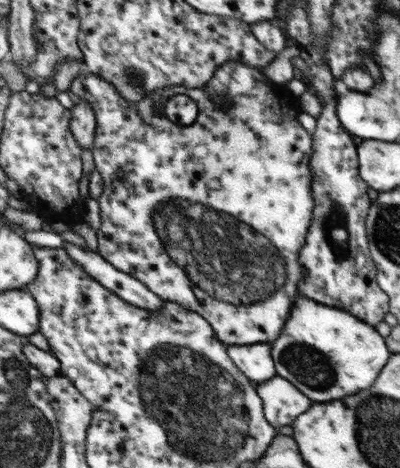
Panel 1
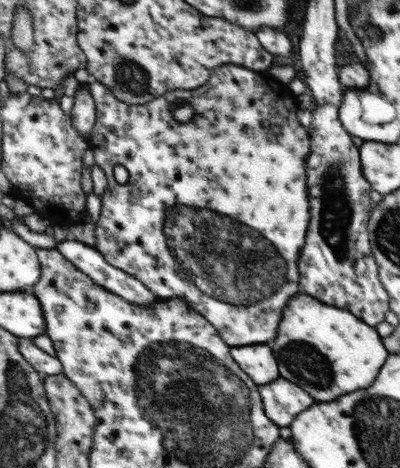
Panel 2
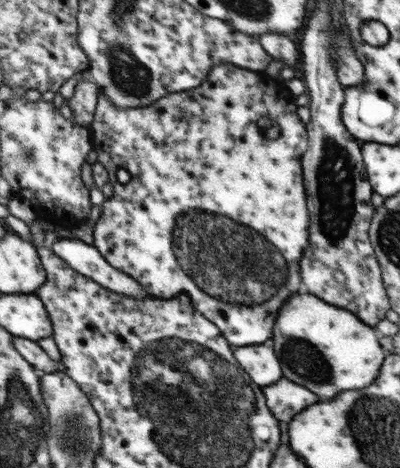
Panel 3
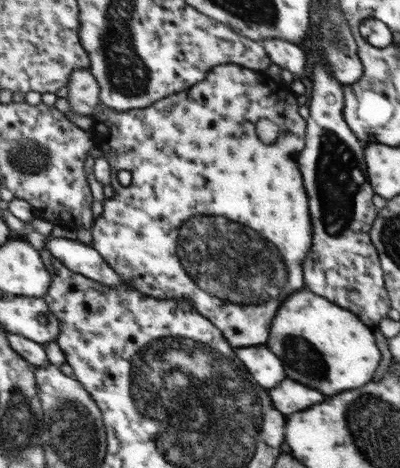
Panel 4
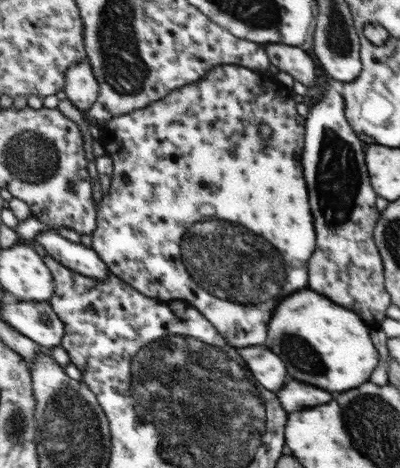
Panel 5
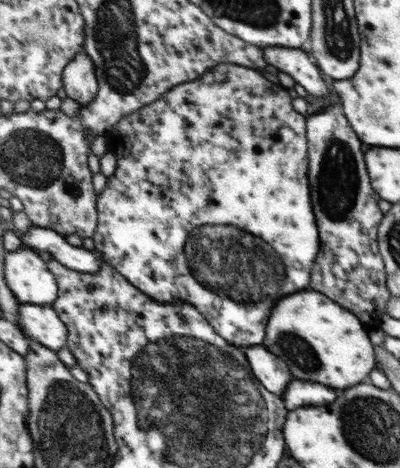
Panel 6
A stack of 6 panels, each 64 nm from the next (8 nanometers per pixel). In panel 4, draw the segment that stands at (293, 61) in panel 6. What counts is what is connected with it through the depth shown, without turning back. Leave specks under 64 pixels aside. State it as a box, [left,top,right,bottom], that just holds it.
[261,38,309,78]

